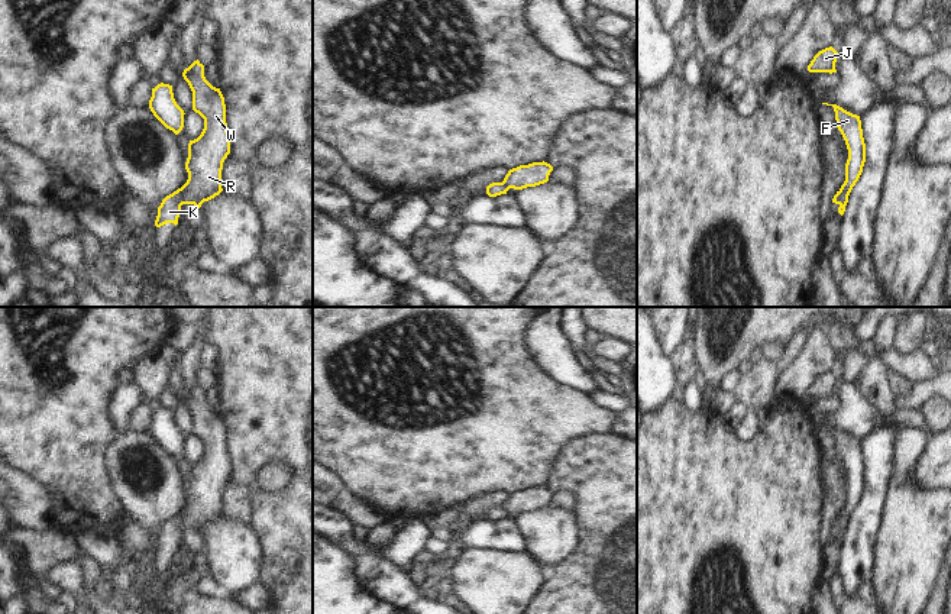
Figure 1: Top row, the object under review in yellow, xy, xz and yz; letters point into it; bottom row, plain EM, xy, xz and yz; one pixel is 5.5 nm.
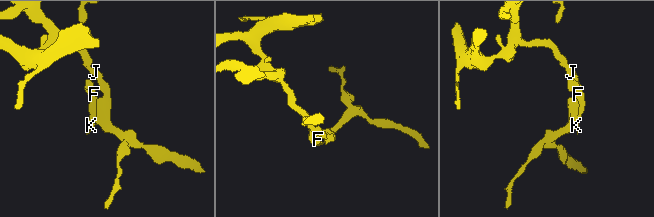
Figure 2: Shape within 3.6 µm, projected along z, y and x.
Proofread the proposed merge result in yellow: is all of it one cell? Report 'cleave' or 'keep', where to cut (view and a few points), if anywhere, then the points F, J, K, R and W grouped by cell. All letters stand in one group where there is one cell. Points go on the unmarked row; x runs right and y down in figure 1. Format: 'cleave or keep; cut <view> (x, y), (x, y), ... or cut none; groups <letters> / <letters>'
cleave; cut xy (180, 513), (183, 527); groups F K / J R W

